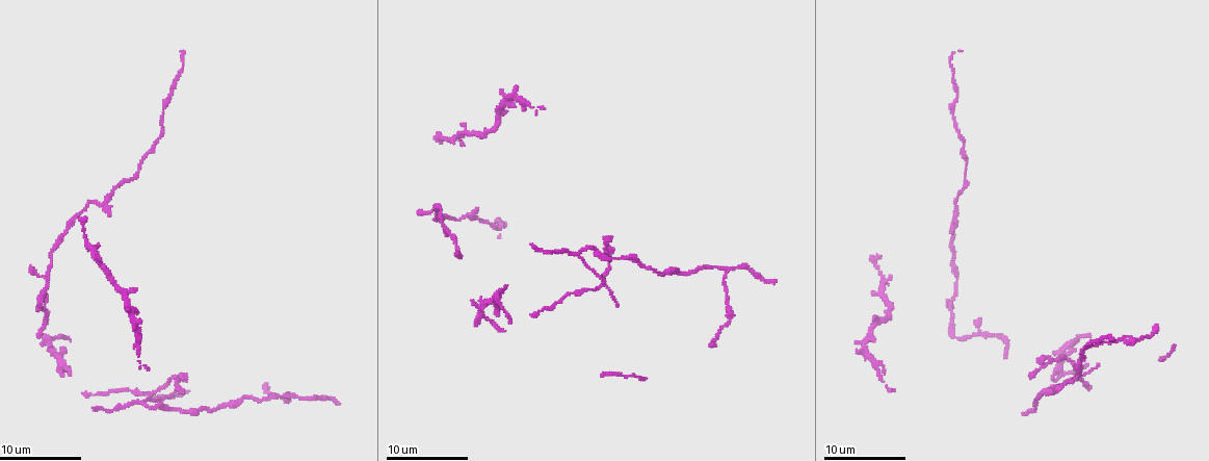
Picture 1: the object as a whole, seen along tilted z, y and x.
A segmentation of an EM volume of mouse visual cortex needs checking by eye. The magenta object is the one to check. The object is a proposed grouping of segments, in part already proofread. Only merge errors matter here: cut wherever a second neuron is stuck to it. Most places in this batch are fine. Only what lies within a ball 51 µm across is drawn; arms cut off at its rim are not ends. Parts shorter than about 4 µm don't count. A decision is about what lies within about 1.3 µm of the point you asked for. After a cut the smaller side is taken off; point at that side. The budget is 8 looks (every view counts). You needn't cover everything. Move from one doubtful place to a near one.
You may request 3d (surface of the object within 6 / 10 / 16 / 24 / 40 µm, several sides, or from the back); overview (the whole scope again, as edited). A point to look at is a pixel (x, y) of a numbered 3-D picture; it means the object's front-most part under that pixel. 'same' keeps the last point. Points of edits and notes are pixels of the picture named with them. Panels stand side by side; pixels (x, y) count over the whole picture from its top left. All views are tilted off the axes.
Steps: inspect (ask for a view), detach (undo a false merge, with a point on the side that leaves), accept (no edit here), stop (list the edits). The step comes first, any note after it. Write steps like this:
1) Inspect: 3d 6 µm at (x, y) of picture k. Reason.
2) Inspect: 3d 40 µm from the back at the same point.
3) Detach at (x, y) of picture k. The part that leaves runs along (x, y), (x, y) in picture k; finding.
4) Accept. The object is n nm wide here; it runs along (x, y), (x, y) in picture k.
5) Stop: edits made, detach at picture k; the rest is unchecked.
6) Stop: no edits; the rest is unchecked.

Inspect: 3d 16 µm at (953, 257) of picture 1. A narrow waist.

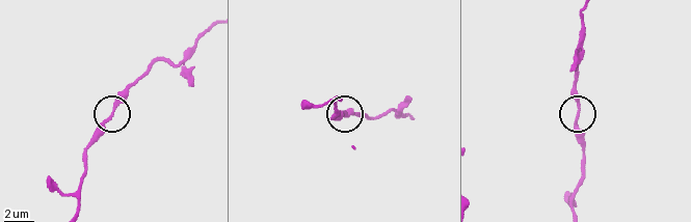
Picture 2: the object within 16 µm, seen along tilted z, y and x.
Accept. It runs along (574, 213), (584, 154), (574, 84) in picture 2; continuous, no second neuron.

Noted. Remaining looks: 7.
Inspect: 3d 6 µm at (160, 388) of picture 1. Four or more arms meet.

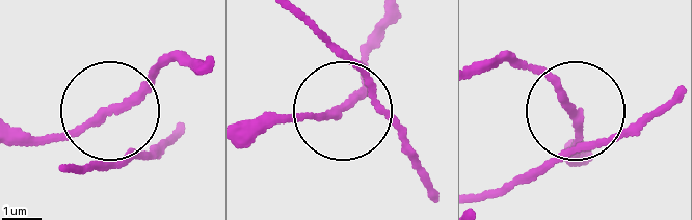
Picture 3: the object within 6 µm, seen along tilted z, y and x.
Accept. The side arm is 9 µm long; one neuron here.

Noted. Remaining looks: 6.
Inspect: 3d 16 µm at (177, 383) of picture 1. Narrows sharply.

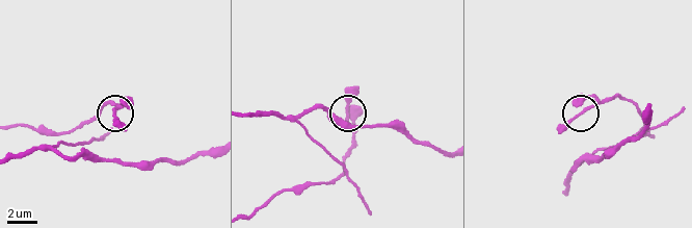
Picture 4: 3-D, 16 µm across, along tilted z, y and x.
Accept. The object is 170 nm wide here; continuous, no second neuron.

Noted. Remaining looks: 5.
Inspect: 3d 10 µm at (576, 255) of picture 1. Arms part here.

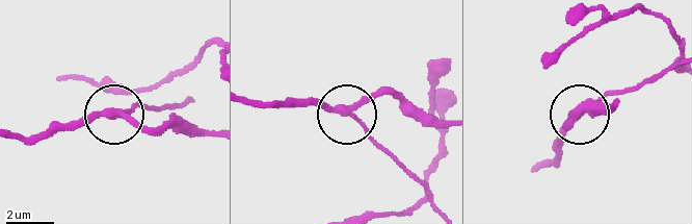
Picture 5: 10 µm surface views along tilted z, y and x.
Inspect: 3d 6 µm at (347, 108) of picture 5.

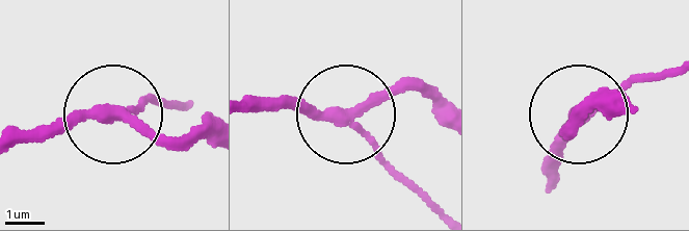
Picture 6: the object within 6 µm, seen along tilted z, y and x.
Accept. All the same neuron.

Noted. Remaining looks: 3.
Stop: no edits; the rest is unchecked.

